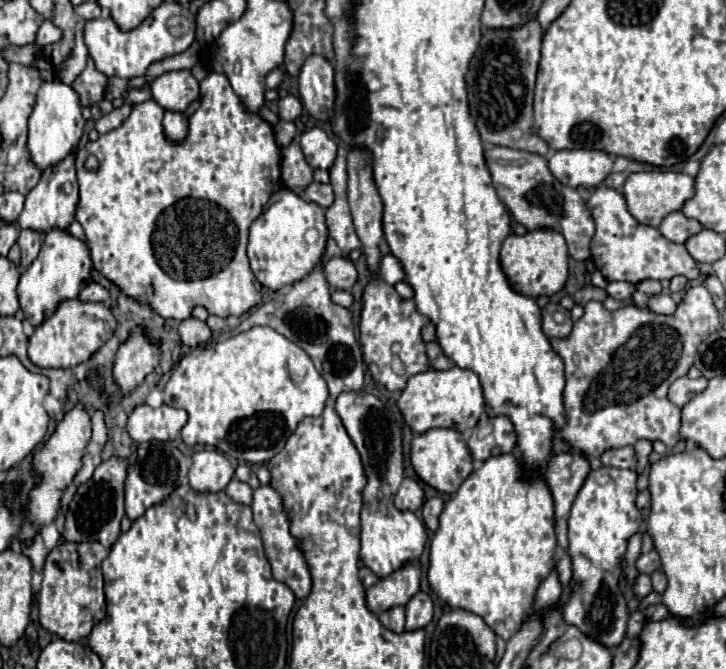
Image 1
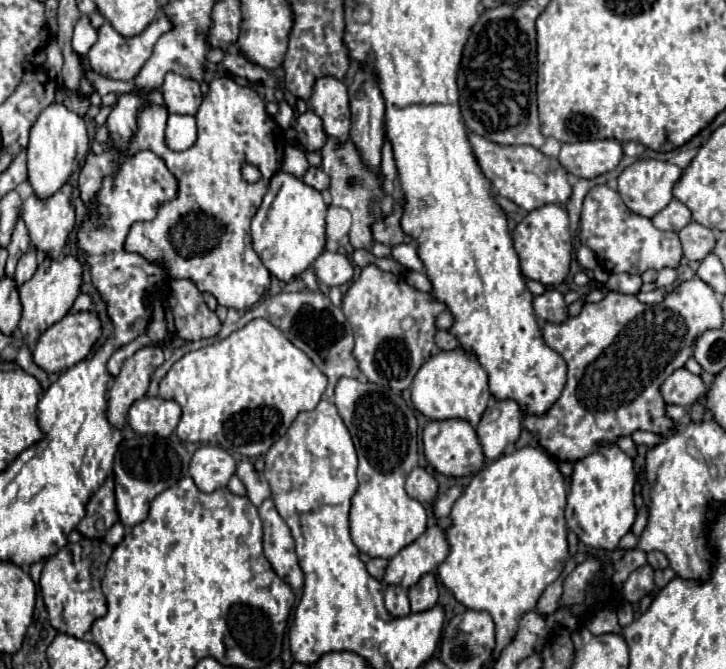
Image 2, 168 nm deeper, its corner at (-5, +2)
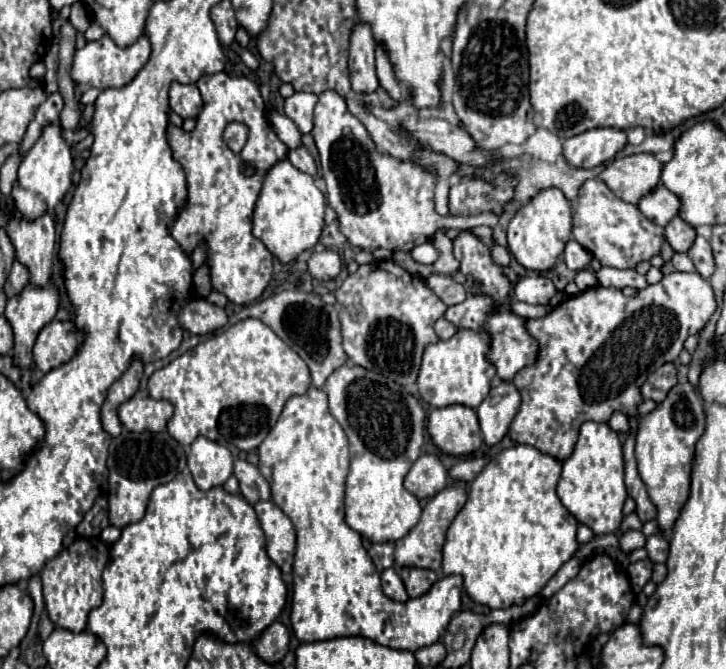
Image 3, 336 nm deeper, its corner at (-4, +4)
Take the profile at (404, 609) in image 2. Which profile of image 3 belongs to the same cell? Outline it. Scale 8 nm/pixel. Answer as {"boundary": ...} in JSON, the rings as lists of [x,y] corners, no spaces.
{"boundary":[[[389,568],[381,574],[381,586],[383,586],[383,592],[385,592],[387,598],[391,598],[395,602],[407,602],[409,600],[405,586],[403,586],[399,574],[393,568]]]}

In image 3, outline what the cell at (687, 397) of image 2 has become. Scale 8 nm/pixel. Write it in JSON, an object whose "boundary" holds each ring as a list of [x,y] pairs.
{"boundary":[[[663,364],[657,368],[649,378],[647,384],[643,384],[643,396],[651,398],[655,402],[663,402],[669,394],[669,390],[679,382],[677,378],[677,366],[675,364]]]}

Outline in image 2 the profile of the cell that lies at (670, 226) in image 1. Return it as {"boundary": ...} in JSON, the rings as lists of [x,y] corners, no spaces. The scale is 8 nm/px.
{"boundary":[[[676,198],[652,218],[652,224],[658,230],[670,230],[670,232],[680,232],[688,222],[692,222],[690,210]]]}

